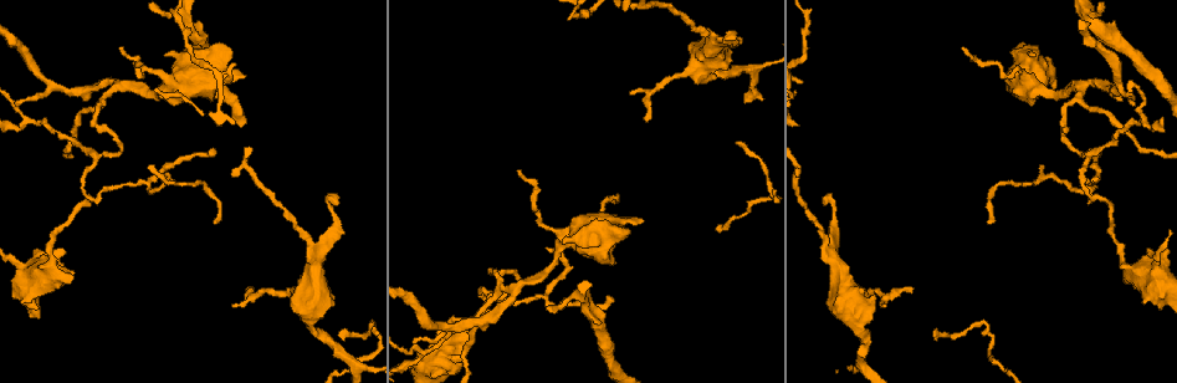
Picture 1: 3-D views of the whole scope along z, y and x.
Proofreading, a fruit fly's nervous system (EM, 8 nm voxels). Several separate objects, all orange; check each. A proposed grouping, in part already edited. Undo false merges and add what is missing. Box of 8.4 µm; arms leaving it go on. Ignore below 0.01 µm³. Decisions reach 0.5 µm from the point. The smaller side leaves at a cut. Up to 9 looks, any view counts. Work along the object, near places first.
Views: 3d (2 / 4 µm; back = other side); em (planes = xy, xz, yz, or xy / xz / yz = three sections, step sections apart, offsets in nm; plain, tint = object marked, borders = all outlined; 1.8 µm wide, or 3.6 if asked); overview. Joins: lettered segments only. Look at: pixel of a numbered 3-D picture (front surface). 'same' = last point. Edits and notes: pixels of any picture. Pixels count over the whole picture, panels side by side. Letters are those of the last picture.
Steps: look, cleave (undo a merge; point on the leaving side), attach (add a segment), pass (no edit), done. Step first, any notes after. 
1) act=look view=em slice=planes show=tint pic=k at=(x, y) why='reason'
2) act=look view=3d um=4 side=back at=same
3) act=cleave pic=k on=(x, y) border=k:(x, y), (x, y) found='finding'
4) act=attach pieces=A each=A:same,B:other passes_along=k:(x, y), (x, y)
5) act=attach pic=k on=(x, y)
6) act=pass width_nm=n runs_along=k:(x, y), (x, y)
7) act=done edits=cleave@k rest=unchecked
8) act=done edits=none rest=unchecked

act=look view=em slice=yz step=8 show=tint pic=1 at=(1077, 84)

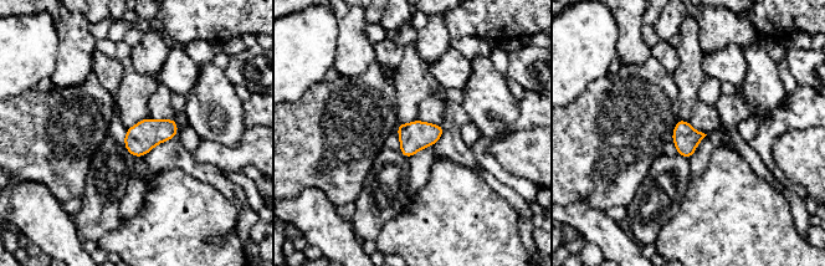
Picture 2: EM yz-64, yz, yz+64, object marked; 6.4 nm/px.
act=look view=em slice=planes show=borders at=same

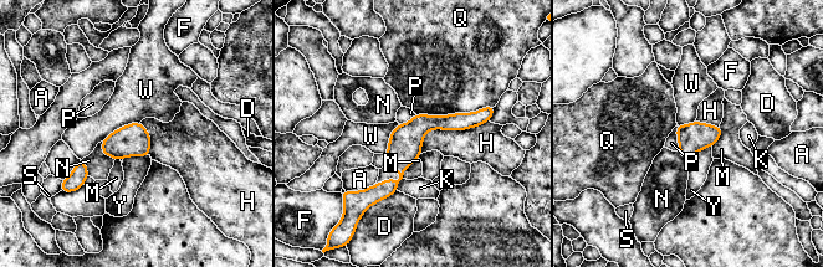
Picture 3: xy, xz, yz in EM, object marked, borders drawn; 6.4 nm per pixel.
act=pass width_nm=190 each=A:other,D:other,F:other,H:other,K:other,M:other,N:other,P:other,Q:other,S:other,W:other,Y:other border=3:(139, 122), (122, 126), (101, 140) found='all the same cell'

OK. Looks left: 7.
act=look view=3d um=2 pic=1 at=(738, 143) why='free end'

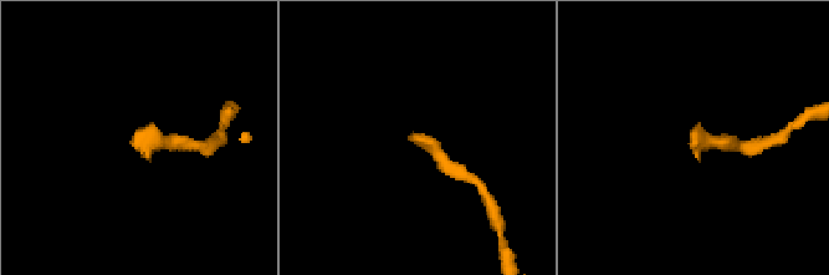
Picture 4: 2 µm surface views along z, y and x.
act=look view=em slice=planes show=tint pic=4 at=(693, 132)

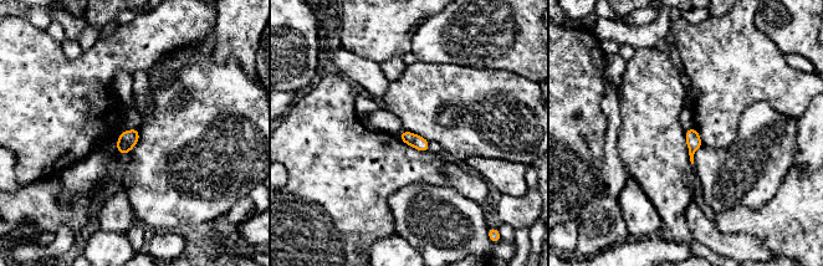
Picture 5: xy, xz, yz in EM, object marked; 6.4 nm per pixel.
act=look view=em slice=planes show=borders at=same

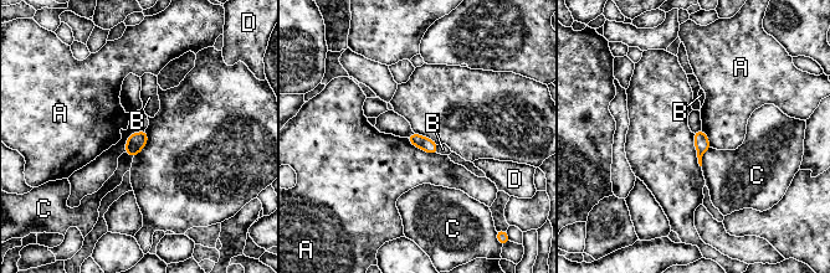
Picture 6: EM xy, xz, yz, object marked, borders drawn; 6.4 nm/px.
act=pass width_nm=90 each=A:other,B:other,C:other,D:other border=6:(405, 138), (414, 145), (437, 154) found='none of them fits'

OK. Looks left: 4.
act=look view=3d um=2 pic=1 at=(335, 194)

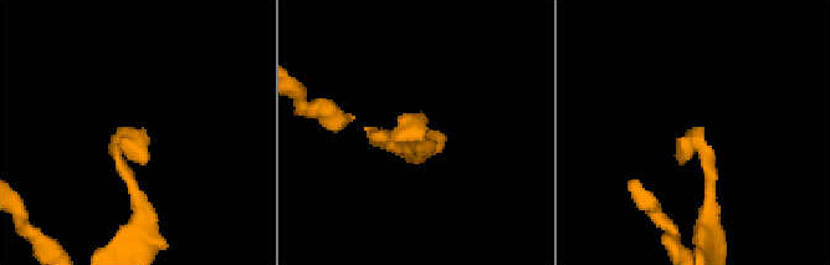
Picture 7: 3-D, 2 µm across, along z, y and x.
act=look view=em slice=planes show=borders pic=7 at=(144, 131) why='need the tissue'

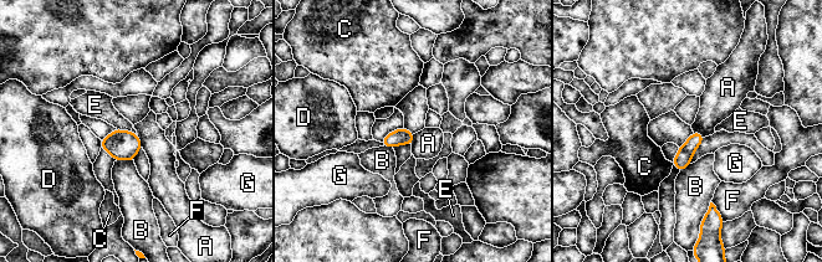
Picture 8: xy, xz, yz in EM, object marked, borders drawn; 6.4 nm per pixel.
act=pass each=A:other,B:other,C:other,D:other,E:other,F:other,G:other border=8:(137, 135), (142, 147) found='no lettered segment goes on from it'

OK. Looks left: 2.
act=look view=em um=3.6 slice=yz step=16 show=plain pic=1 at=(1133, 272) why='abrupt turn'

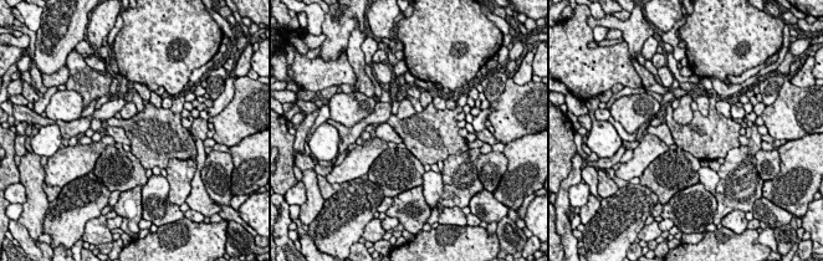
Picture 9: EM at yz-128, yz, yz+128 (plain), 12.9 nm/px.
act=look view=em um=3.6 slice=yz step=16 show=borders at=same why='what lies round it'

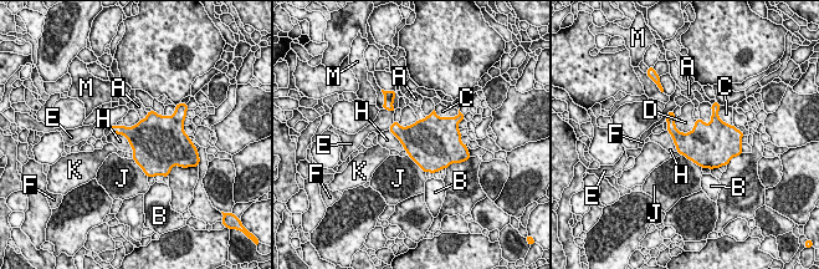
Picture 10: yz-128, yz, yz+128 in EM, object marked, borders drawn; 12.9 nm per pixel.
act=pass each=A:other,B:other,C:other,D:other,E:other,F:other,H:other,J:other,K:other,M:other border=10:(111, 132), (123, 135), (132, 153) found='all the same cell'

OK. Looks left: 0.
act=done edits=none rest=unchecked

